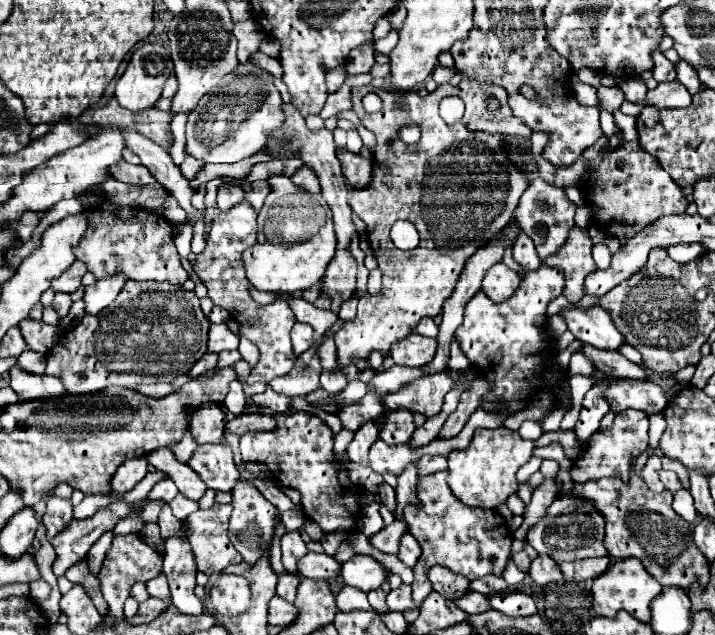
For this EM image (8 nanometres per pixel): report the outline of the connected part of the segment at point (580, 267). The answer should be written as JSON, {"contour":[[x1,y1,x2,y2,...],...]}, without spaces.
{"contour":[[573,227,569,233,565,245,559,249,559,253,545,259,545,265,561,267,565,273,565,297,569,303,579,303,583,299,583,279,587,273,595,271,597,265,591,257,591,237,587,231,581,231]]}

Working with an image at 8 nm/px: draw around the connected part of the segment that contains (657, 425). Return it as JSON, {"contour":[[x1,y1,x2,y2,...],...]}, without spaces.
{"contour":[[659,411,659,413,651,413,651,417,649,417,649,423,651,423,651,427,649,427,649,447,657,447,659,445,659,439,661,439,661,433,665,431,665,425,667,425,667,421,665,421,665,411]]}

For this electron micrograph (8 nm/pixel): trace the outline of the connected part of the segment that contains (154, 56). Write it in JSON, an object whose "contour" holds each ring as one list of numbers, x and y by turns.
{"contour":[[145,43,145,45,141,45,131,55,131,61,129,61,125,73,117,81,117,87,115,87,117,103,121,107,129,109,129,111,141,111,141,109,153,107,157,103,157,99,161,97,161,89,163,89,165,79,171,73,173,73,173,61,171,61,169,51,163,45,159,45,159,43]]}

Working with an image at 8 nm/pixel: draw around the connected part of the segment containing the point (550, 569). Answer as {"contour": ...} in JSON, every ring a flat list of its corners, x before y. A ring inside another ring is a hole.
{"contour":[[535,557,535,561,529,567,529,577,537,585,549,585,549,583,561,583,563,573,559,565,551,557]]}

